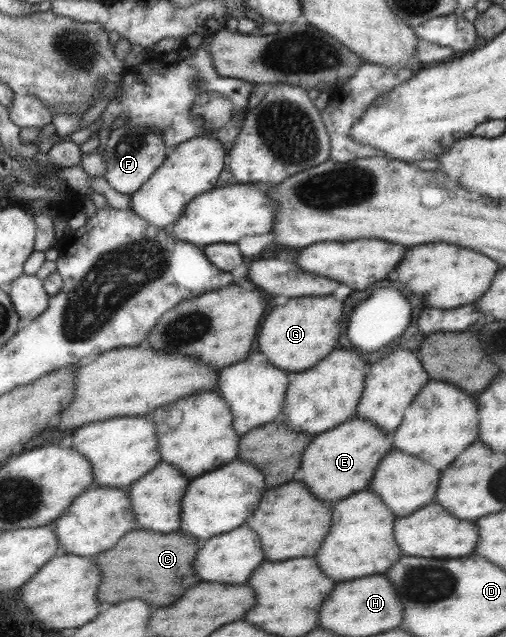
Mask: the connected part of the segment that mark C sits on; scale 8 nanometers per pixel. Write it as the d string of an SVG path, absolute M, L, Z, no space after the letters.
M142 528L129 531L120 538L115 547L95 556L102 573L102 583L98 586L98 600L103 606L136 598L144 599L156 607L174 603L178 597L184 595L188 587L200 581L192 571L198 547L199 540L196 537L192 539L192 535L184 533L160 535Z

